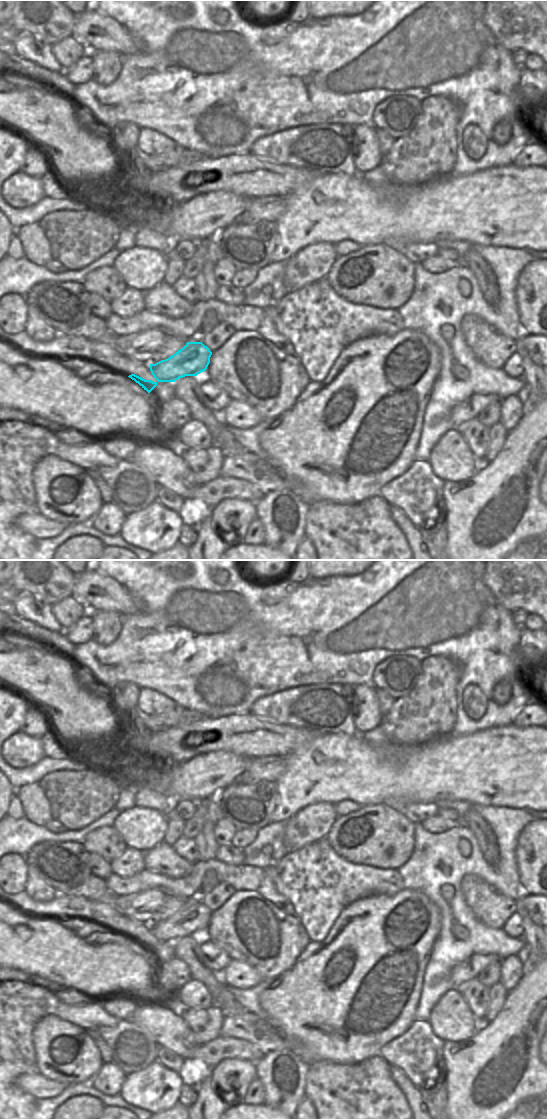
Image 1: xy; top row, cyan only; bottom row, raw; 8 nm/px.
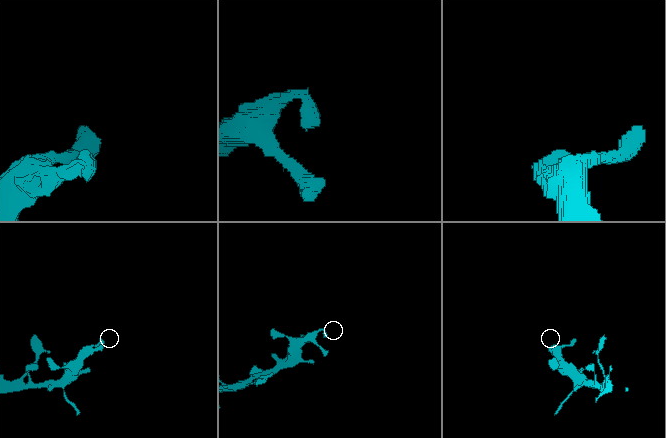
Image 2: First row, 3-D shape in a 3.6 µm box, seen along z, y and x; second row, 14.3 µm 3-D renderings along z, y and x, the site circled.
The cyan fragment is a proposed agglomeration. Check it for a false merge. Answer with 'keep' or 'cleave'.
keep

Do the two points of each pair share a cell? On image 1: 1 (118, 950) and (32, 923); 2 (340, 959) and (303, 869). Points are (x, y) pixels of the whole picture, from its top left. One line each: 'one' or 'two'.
1: one
2: two

